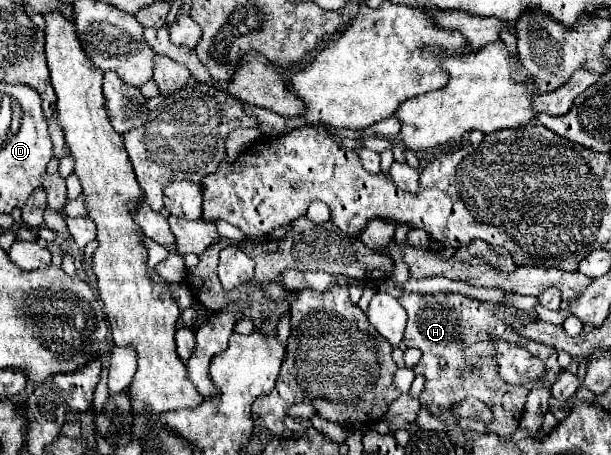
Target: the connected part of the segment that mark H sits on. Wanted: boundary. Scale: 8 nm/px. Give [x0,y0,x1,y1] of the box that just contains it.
[398,293,560,437]

